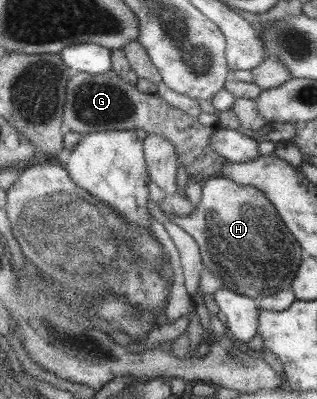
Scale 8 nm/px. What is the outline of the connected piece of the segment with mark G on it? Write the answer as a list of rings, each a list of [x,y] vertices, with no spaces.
[[[113,70],[102,74],[76,73],[66,85],[66,96],[62,115],[62,133],[72,134],[76,137],[87,135],[91,132],[108,132],[109,130],[135,130],[142,129],[149,135],[163,136],[173,147],[179,156],[179,169],[182,177],[189,177],[193,182],[203,182],[204,179],[215,178],[223,164],[228,162],[210,148],[210,137],[216,132],[217,126],[201,126],[191,117],[190,112],[183,112],[171,107],[165,100],[156,94],[142,94],[133,84],[127,84],[121,80]]]

